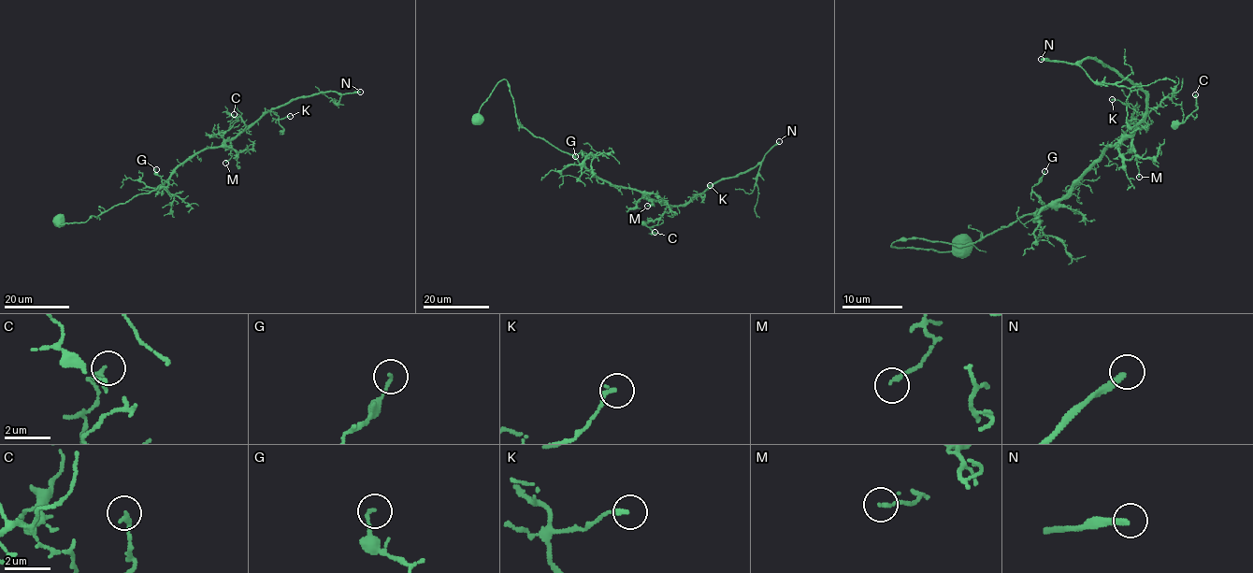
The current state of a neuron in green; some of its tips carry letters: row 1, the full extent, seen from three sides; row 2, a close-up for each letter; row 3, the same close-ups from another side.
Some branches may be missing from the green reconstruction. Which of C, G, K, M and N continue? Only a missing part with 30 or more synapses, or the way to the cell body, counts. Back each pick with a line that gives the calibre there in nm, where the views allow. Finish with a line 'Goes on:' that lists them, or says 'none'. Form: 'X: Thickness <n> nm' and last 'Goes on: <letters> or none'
N: Thickness 240 nm
Goes on: N

